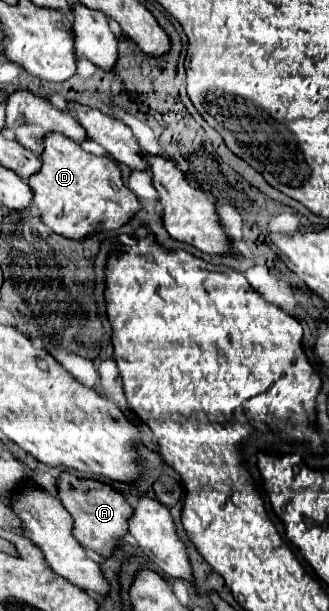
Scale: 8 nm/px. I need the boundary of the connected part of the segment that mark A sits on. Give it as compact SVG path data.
M65 474L59 480L59 500L67 508L67 512L75 520L75 538L79 544L87 550L97 552L103 558L113 556L115 548L121 544L123 536L129 532L127 522L133 516L133 508L127 504L121 492L117 492L111 484L95 482L95 480L83 480L71 474Z

